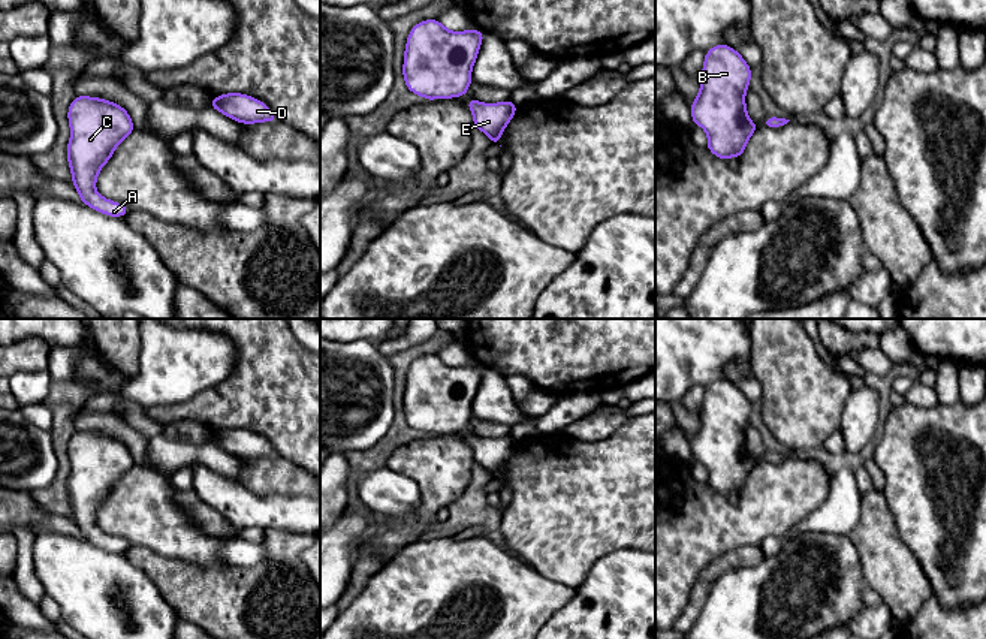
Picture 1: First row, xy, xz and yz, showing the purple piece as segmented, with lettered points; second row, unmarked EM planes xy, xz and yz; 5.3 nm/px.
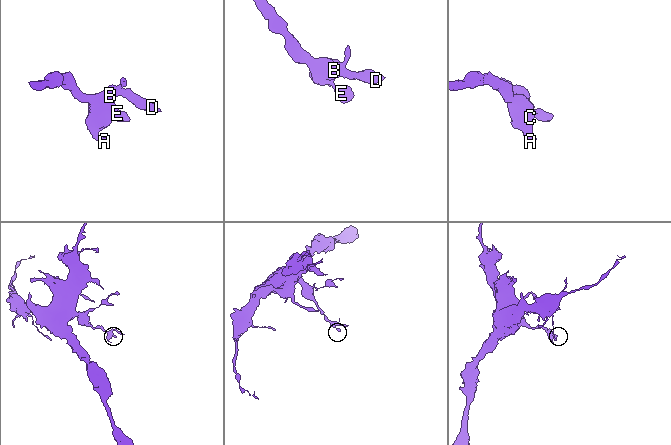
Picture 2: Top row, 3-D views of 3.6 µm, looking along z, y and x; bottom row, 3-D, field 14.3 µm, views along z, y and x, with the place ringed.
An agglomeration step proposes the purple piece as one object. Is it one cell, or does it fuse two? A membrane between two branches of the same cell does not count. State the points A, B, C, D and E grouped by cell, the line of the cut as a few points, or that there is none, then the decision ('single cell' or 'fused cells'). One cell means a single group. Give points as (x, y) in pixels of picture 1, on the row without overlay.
A B C D E | no cut | single cell

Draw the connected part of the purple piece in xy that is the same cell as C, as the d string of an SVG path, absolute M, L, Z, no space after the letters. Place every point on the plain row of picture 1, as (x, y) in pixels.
M75 431L67 455L67 498L79 536L105 551L124 552L130 545L99 530L96 515L115 483L135 465L129 447L100 432Z

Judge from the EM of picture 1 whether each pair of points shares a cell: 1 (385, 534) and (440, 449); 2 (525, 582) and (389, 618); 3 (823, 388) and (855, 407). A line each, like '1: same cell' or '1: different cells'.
1: same cell
2: same cell
3: different cells

